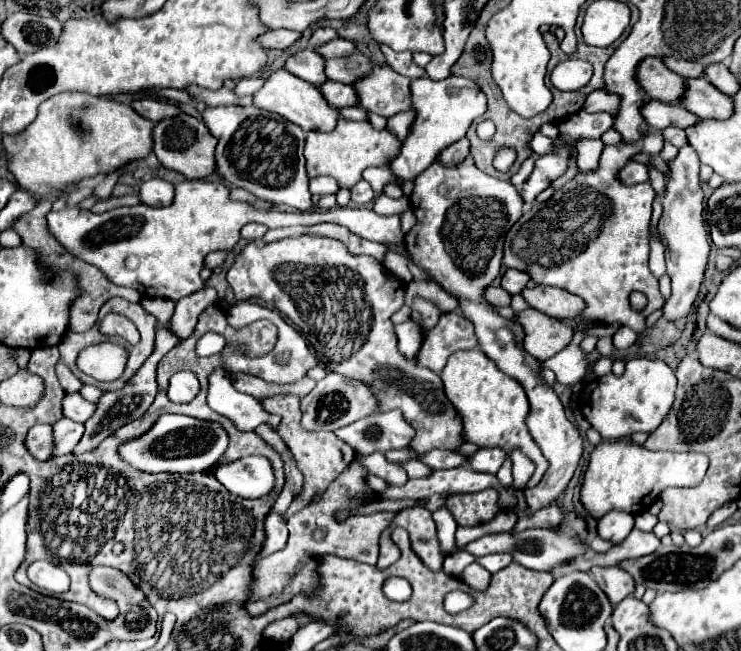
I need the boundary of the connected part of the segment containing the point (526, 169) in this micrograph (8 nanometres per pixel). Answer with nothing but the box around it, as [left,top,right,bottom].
[511,157,535,187]

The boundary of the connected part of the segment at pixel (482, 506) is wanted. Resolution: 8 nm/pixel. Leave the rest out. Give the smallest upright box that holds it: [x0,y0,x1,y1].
[447,489,501,527]

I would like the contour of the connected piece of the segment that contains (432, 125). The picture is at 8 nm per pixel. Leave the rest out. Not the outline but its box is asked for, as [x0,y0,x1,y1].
[391,75,487,179]

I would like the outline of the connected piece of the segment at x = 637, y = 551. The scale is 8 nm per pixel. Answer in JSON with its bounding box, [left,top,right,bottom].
[573,529,661,571]

